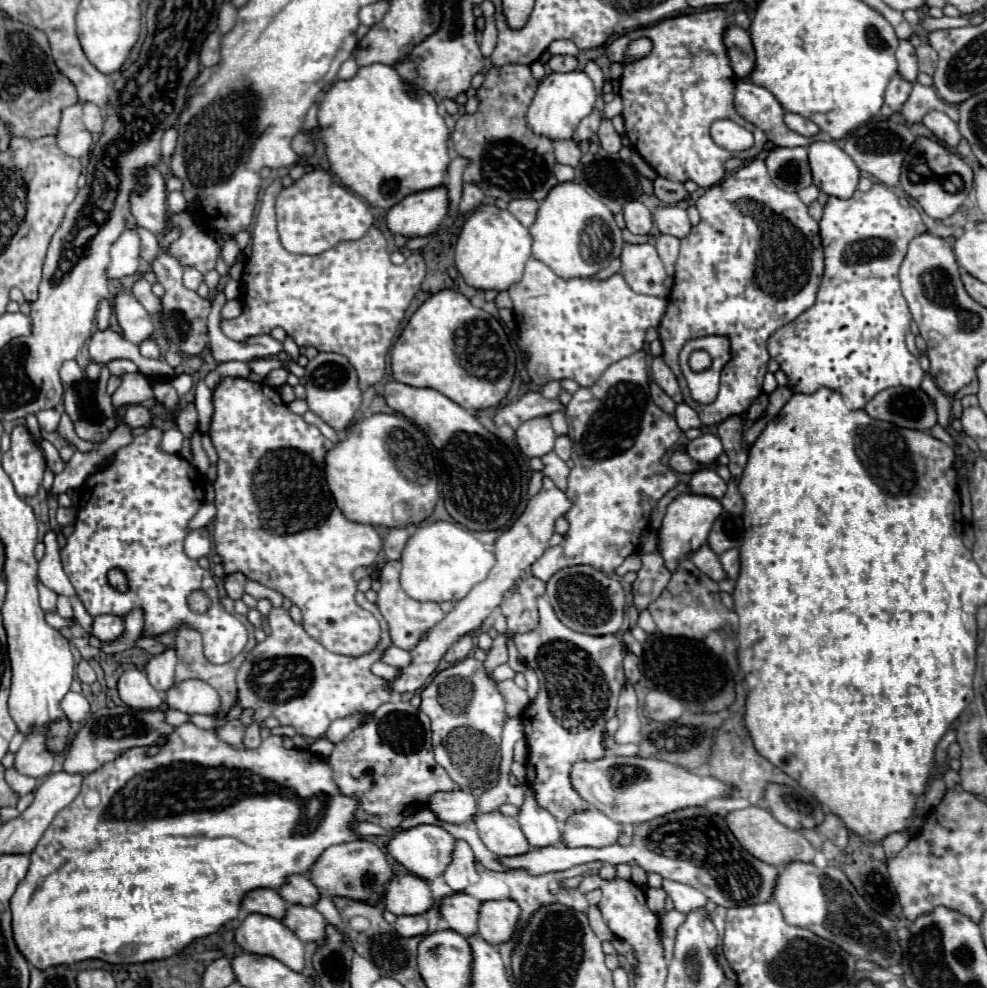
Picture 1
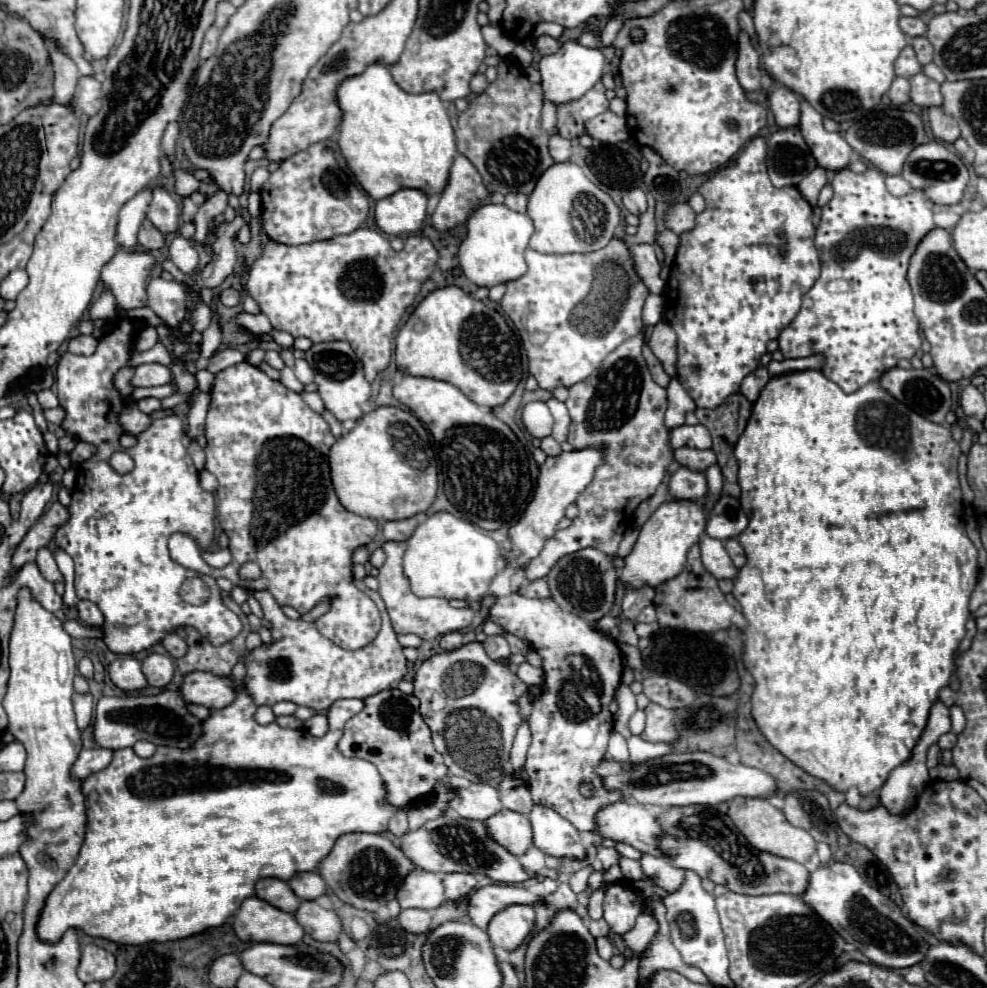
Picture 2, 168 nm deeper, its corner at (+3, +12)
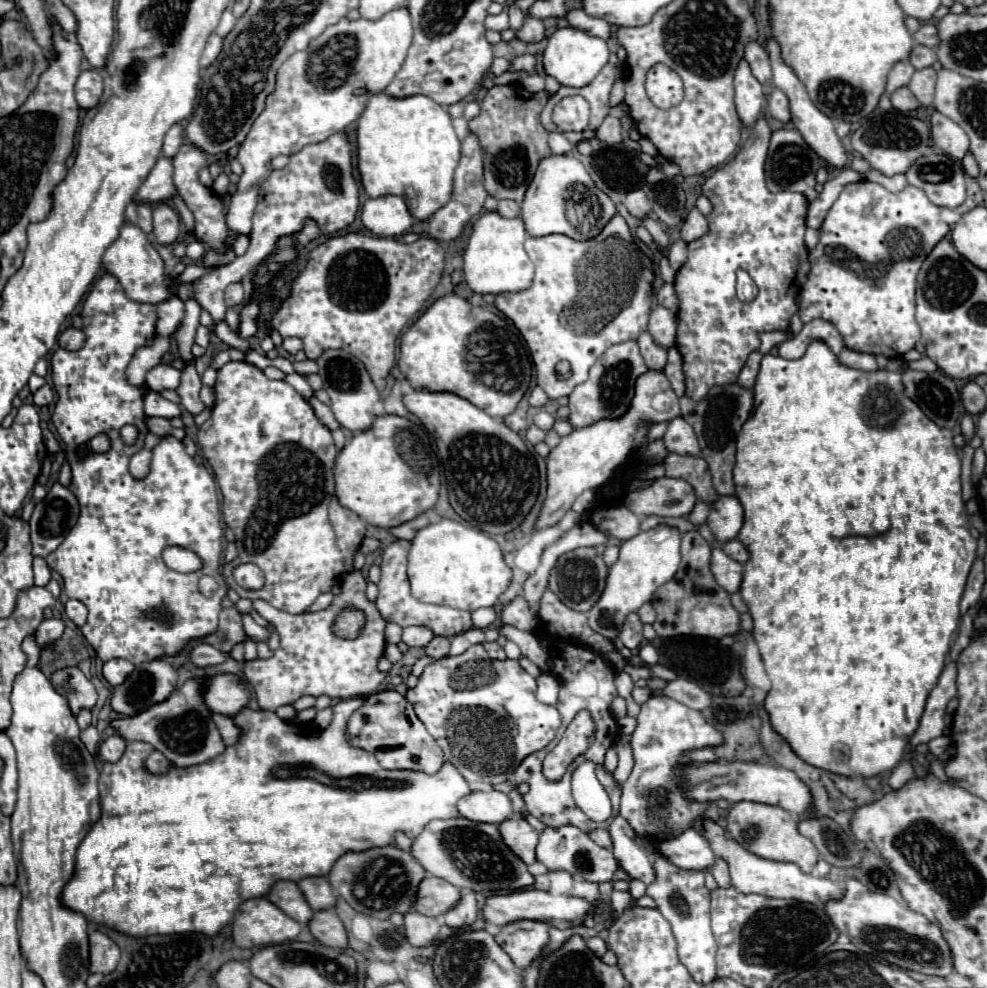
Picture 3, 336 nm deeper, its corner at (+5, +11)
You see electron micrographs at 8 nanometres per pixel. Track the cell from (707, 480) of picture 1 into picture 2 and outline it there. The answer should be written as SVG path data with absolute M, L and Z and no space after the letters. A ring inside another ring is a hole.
M681 466L669 482L669 494L673 498L695 498L703 500L707 496L707 476L705 472L691 470L687 466Z

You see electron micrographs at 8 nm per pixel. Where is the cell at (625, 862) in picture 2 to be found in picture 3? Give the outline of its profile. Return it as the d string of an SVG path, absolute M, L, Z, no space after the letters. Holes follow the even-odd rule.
M573 825L557 827L557 829L545 829L541 833L539 845L537 845L537 861L543 863L549 871L567 871L577 881L593 881L593 883L605 883L611 881L611 877L617 873L617 861L613 859L613 851L599 847L595 841L589 839L587 833Z

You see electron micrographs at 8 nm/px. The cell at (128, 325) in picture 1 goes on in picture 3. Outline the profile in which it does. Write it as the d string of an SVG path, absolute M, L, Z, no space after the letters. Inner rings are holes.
M129 221L123 225L117 241L113 241L107 247L105 259L103 259L103 267L107 271L111 271L119 279L119 283L125 289L125 293L133 301L139 301L139 303L161 303L161 301L169 299L169 291L165 287L163 261L161 261L159 253L155 251L155 247L149 241L147 233L141 227L129 223Z

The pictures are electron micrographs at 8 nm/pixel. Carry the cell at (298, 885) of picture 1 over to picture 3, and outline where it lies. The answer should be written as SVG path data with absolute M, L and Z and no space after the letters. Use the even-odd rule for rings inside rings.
M325 877L301 879L297 885L301 887L301 891L303 891L307 903L313 907L313 911L323 911L323 909L335 907L337 895Z

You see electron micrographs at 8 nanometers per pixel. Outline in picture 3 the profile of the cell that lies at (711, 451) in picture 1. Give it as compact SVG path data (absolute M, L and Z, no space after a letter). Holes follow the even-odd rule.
M675 417L669 421L667 435L663 435L663 445L667 447L669 453L699 455L699 443L697 443L695 431L683 417ZM665 437L667 437L667 441L665 441Z

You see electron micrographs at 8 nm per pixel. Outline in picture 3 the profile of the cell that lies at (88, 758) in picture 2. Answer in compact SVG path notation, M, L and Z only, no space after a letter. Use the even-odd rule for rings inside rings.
M113 735L109 739L105 739L101 745L99 745L99 751L97 751L97 761L117 761L121 759L121 755L125 753L125 747L127 747L127 741L119 735Z

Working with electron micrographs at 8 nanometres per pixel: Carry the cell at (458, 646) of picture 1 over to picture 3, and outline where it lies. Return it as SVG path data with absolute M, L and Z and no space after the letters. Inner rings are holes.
M435 637L431 643L425 645L425 655L431 659L441 659L441 657L449 655L449 639Z

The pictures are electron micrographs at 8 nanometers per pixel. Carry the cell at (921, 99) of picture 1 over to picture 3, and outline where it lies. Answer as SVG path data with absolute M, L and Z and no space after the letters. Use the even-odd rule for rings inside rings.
M925 67L915 71L909 89L913 91L913 95L921 101L921 105L931 105L933 101L933 91L935 91L935 81L937 81L937 73L933 67Z

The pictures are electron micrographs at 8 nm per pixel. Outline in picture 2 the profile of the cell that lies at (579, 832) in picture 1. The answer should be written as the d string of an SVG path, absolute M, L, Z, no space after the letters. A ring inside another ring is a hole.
M625 798L597 812L597 826L593 834L631 844L645 854L661 856L655 846L661 834L655 818L657 810L653 806L643 806L633 798Z

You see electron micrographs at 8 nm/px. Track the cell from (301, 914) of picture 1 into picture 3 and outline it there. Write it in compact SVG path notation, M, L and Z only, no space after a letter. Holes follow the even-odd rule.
M333 909L317 911L315 917L309 923L309 929L311 929L313 937L327 947L333 947L333 949L339 949L339 951L349 947L343 921L337 917L337 913Z

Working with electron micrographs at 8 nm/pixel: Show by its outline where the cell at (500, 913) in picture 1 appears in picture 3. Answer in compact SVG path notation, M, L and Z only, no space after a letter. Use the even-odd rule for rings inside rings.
M537 921L509 923L495 935L503 951L513 959L513 963L523 971L529 967L549 943L549 925Z

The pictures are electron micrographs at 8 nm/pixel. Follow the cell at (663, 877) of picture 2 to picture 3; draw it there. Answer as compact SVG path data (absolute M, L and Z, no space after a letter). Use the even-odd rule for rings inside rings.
M617 815L613 819L613 823L609 825L609 833L613 839L613 855L615 861L619 865L621 871L625 871L631 879L641 879L643 883L653 883L655 875L653 875L653 861L651 855L639 847L633 839L629 823L625 823L625 819L621 815Z

